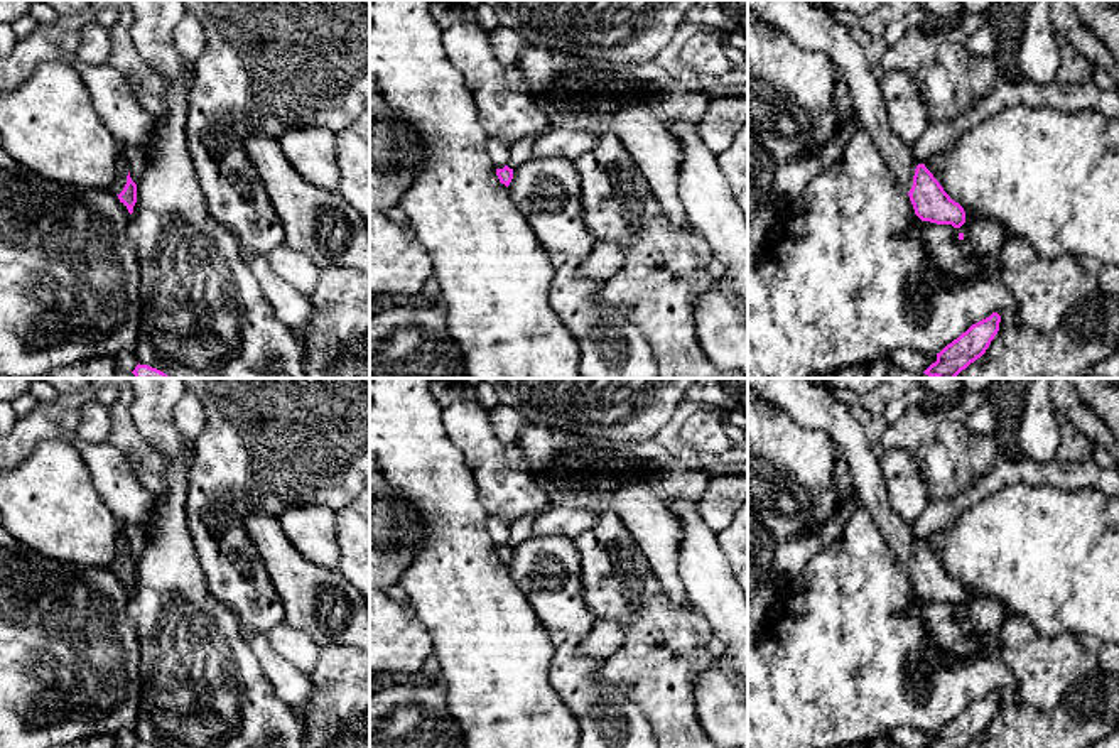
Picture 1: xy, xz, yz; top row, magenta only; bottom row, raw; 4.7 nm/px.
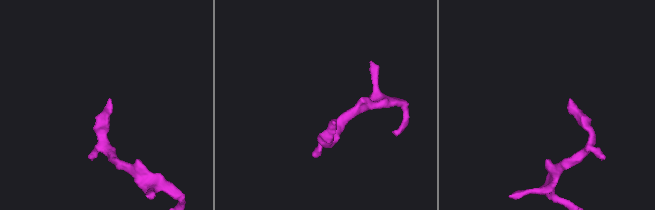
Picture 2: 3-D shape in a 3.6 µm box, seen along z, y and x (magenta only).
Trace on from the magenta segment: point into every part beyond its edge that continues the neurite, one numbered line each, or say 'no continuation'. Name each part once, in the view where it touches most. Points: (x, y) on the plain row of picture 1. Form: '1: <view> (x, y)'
1: yz (807, 404)

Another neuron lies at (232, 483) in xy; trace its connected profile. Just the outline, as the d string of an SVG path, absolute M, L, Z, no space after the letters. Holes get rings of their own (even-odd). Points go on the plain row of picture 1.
M184 378L208 415L204 431L191 442L194 461L187 473L186 515L203 574L213 596L226 604L240 620L245 635L268 633L285 621L285 608L263 567L258 550L246 530L246 517L263 512L278 517L287 508L319 505L341 512L358 493L370 486L370 378Z

